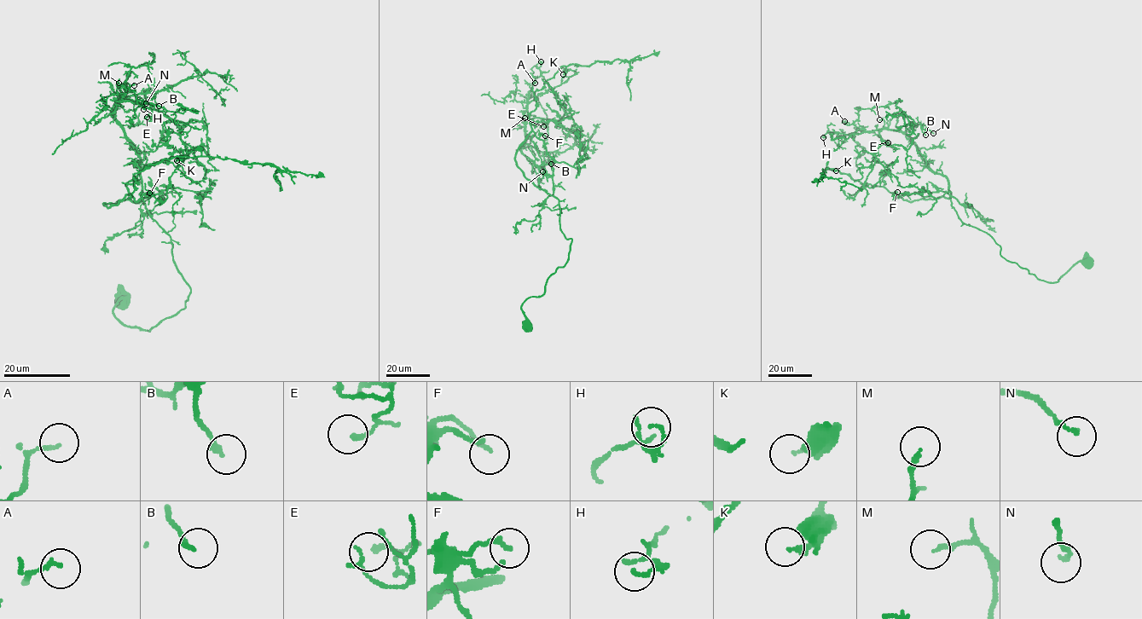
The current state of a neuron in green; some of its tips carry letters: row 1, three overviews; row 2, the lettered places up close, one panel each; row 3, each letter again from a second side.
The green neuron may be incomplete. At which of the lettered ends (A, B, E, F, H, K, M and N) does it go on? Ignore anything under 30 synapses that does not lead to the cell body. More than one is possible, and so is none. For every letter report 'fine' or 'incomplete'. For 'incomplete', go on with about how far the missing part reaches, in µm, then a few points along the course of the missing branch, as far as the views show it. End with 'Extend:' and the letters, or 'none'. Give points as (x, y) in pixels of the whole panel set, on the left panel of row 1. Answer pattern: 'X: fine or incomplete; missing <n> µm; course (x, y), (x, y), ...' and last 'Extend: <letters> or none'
A: fine
B: fine
E: fine
F: fine
H: fine
K: fine
M: fine
N: fine
Extend: none

